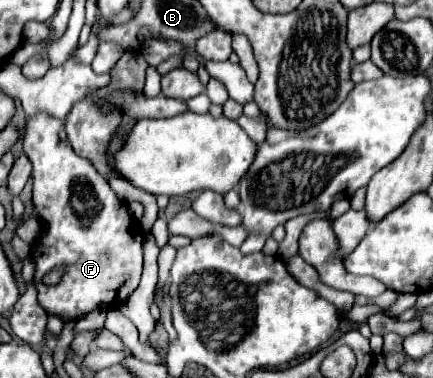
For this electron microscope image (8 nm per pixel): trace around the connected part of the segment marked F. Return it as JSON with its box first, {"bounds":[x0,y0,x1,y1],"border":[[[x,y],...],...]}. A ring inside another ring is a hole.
{"bounds":[22,113,142,319],"border":[[[36,113],[26,121],[24,137],[22,137],[22,149],[26,157],[32,161],[32,179],[34,179],[34,207],[44,223],[44,233],[36,243],[36,249],[32,253],[36,271],[34,279],[36,285],[40,285],[40,305],[50,315],[60,315],[68,319],[80,319],[84,313],[90,313],[92,309],[110,309],[110,305],[116,309],[120,307],[126,297],[138,287],[140,275],[142,275],[142,229],[138,221],[126,211],[126,205],[116,197],[112,187],[108,185],[108,179],[104,179],[92,165],[92,161],[78,157],[72,147],[66,141],[60,141],[58,133],[64,127],[64,121],[48,115],[48,113]],[[62,267],[64,275],[56,285],[44,285],[42,277]]]}

